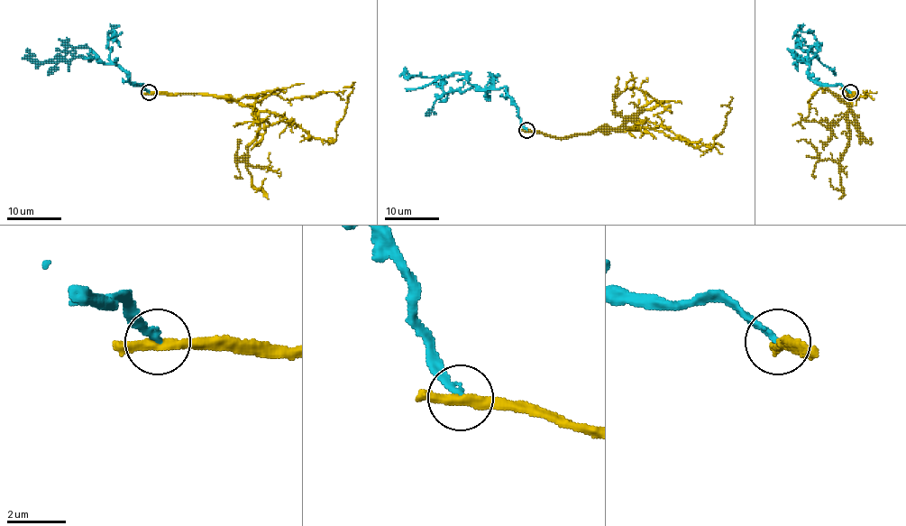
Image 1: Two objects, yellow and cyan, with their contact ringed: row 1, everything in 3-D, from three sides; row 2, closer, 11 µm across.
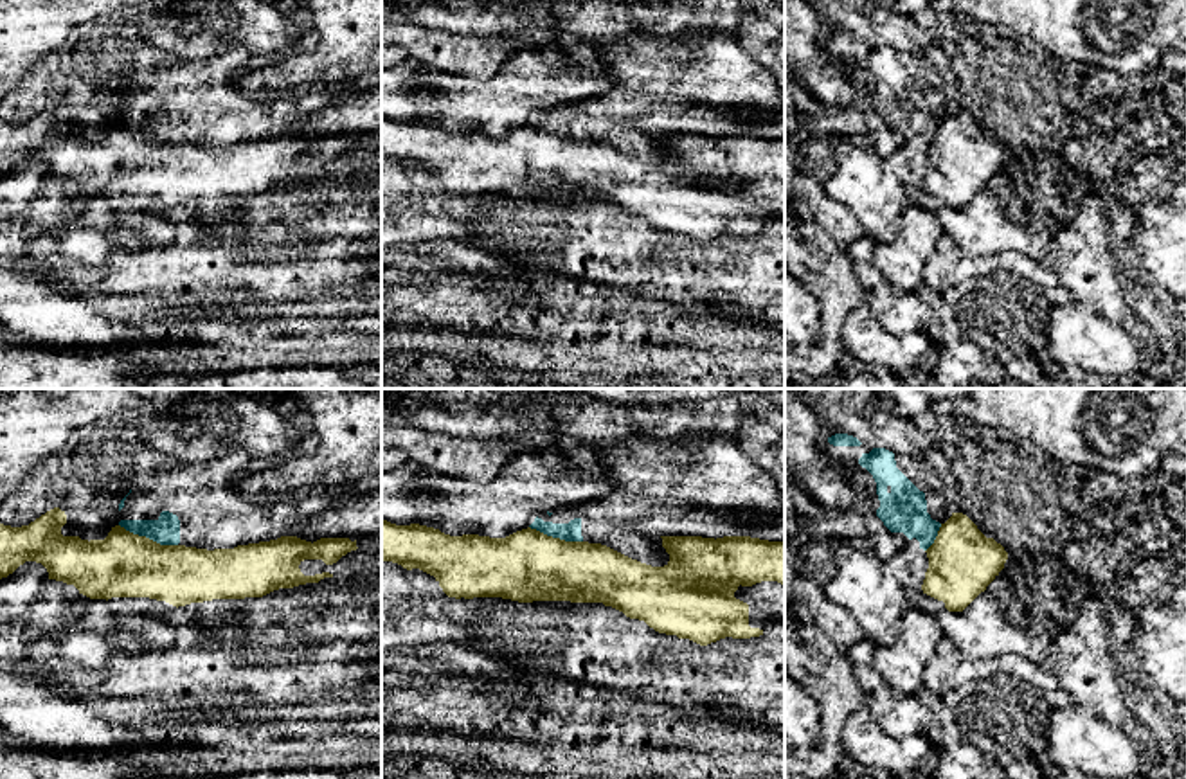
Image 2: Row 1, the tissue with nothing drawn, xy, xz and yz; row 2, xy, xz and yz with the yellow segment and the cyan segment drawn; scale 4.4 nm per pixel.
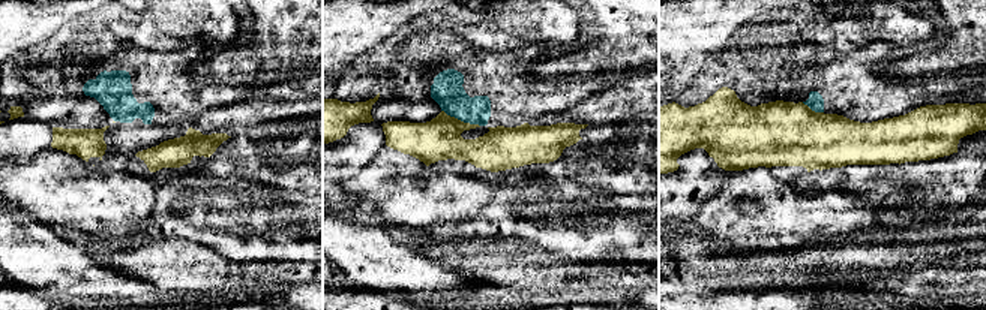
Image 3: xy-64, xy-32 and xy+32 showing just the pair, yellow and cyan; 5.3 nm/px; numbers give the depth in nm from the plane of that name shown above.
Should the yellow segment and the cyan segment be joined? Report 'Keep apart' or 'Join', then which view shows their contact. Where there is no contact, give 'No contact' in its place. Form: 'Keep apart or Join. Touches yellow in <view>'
Keep apart. Touches yellow in xy

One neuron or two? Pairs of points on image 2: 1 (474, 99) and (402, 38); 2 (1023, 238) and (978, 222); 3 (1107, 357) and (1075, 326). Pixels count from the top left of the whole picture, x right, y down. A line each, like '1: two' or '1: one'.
1: two
2: one
3: one

